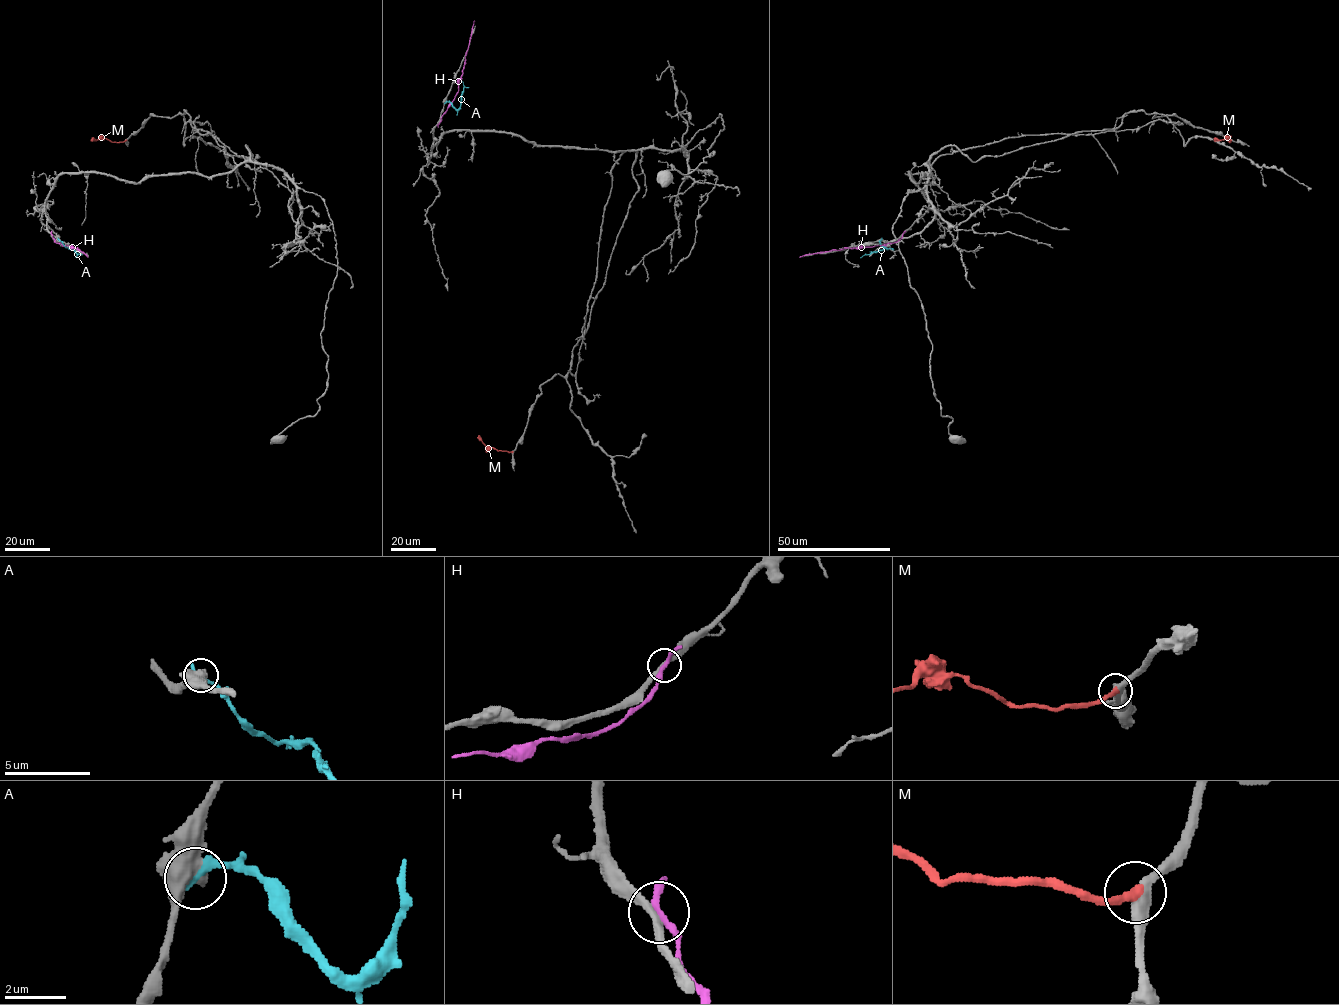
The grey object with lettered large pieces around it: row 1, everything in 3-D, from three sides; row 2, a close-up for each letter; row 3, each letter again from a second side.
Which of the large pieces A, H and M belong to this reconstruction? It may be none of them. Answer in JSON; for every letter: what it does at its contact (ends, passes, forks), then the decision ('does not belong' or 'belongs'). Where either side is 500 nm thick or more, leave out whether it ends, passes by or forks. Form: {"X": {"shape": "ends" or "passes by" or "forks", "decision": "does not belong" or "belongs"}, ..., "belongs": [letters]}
{"A": {"decision": "does not belong"}, "H": {"shape": "passes by", "decision": "does not belong"}, "M": {"shape": "ends", "decision": "belongs"}, "belongs": ["M"]}

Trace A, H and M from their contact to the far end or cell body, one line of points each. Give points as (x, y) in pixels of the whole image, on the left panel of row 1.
A: (59, 240), (74, 249), (76, 257)
H: (51, 233), (56, 243), (77, 248), (88, 257)
M: (126, 140), (112, 142), (105, 138), (92, 139)

